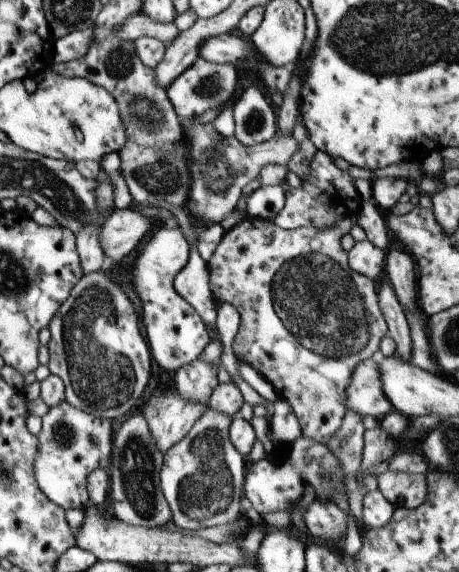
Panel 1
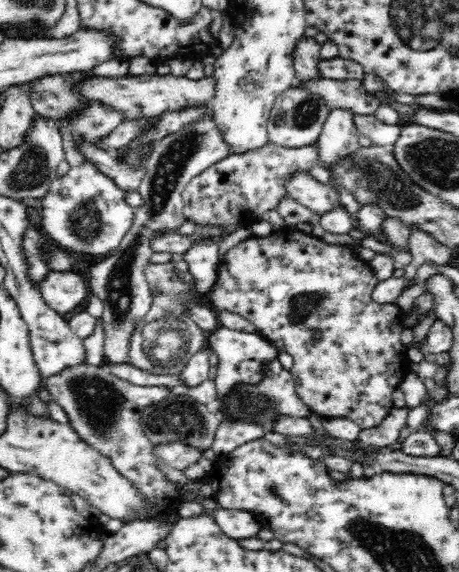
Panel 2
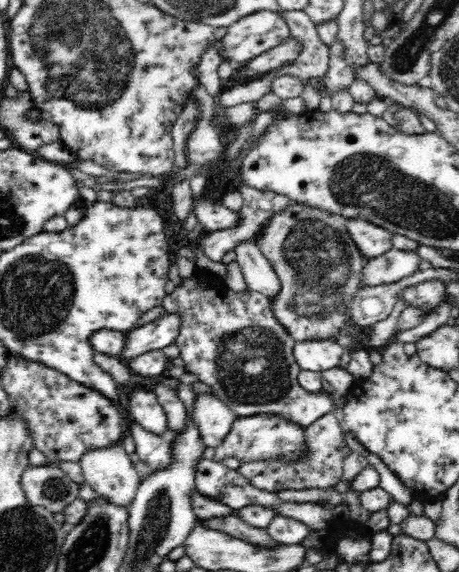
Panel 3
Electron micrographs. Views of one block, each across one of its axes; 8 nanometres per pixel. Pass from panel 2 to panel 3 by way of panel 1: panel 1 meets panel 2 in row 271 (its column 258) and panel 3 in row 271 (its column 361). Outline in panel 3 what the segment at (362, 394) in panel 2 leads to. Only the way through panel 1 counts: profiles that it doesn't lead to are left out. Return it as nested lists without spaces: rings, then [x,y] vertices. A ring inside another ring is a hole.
[[[293,202],[272,213],[255,242],[282,282],[280,295],[271,301],[272,309],[292,338],[295,341],[332,339],[339,332],[344,333],[345,320],[350,319],[347,310],[350,308],[354,294],[362,288],[360,287],[361,270],[367,262],[353,238],[349,236],[345,228],[345,220],[320,207]]]

